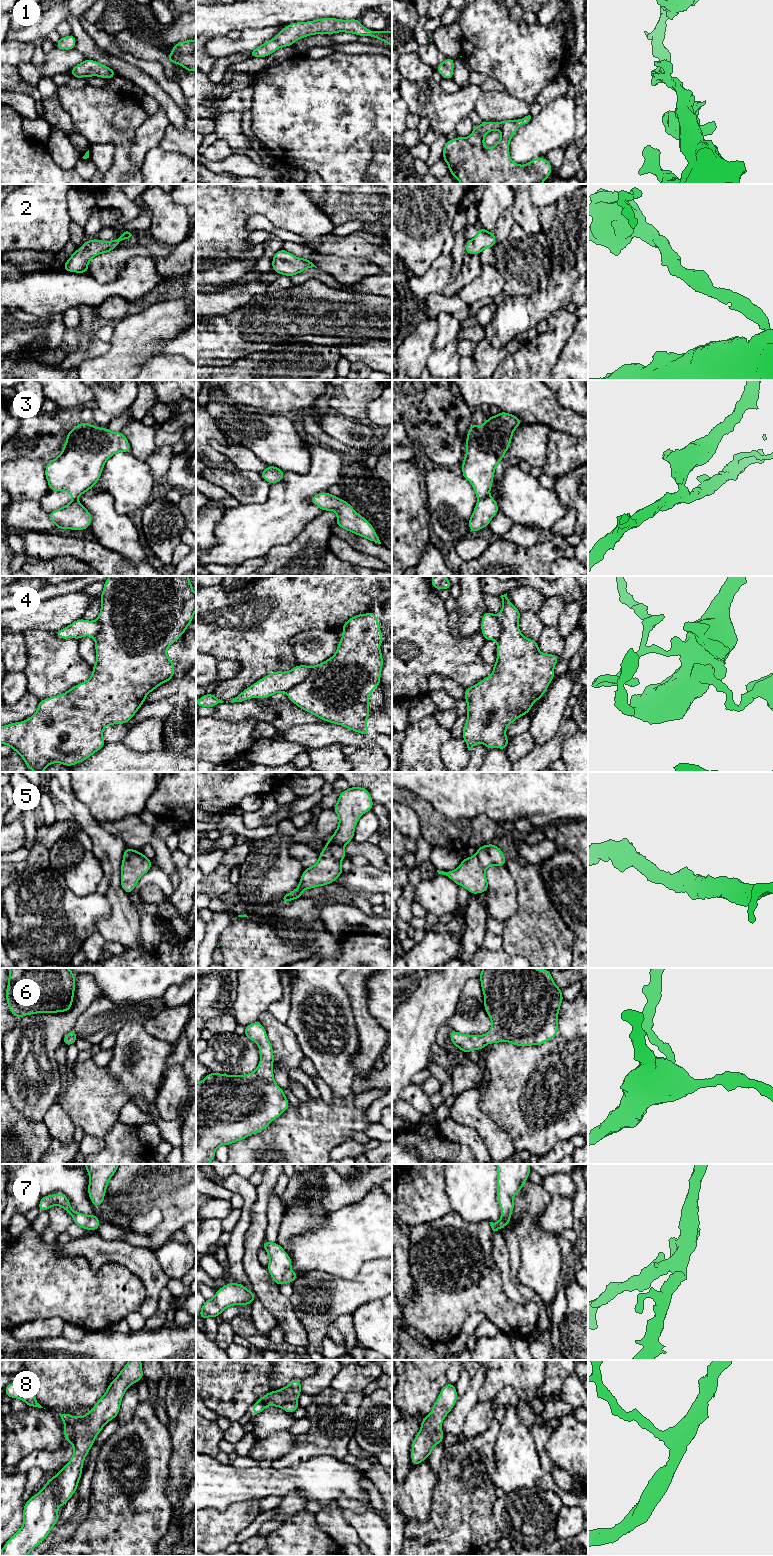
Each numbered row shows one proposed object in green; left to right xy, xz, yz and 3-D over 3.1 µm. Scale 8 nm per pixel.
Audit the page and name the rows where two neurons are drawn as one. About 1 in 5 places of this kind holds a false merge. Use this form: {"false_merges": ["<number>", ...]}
{"false_merges": ["3"]}

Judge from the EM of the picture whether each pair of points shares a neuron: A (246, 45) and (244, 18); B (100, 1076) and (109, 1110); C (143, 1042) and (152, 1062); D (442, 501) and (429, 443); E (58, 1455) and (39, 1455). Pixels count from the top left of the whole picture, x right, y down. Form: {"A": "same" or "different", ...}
{"A": "different", "B": "same", "C": "same", "D": "different", "E": "same"}

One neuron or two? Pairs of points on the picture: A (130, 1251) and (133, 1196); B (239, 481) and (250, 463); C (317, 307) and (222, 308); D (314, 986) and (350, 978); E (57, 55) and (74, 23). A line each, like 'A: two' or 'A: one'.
A: two
B: two
C: two
D: two
E: two

